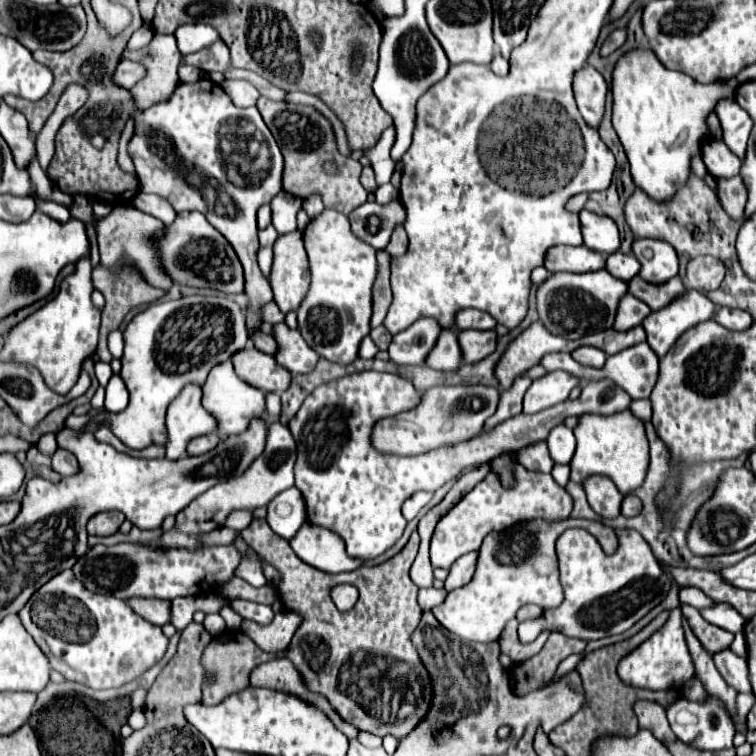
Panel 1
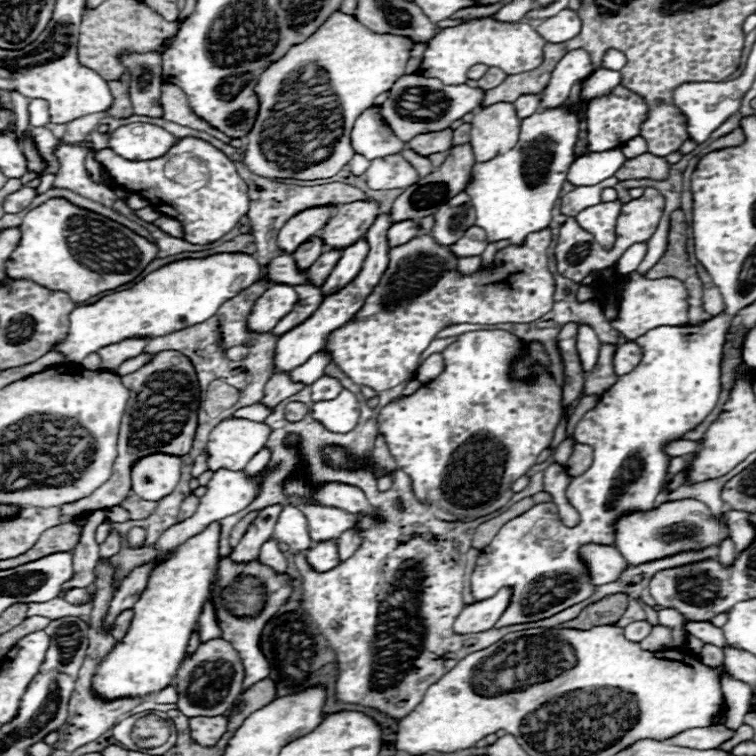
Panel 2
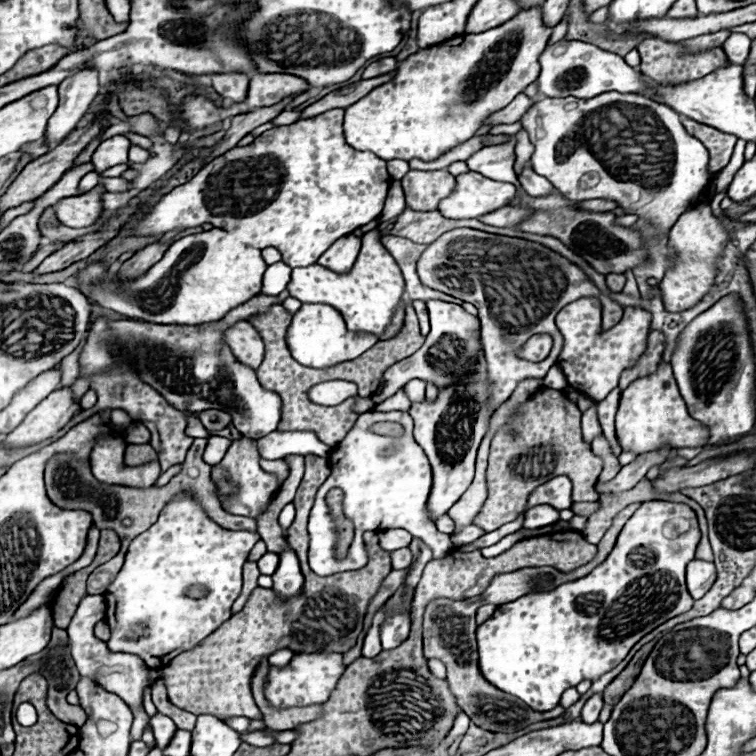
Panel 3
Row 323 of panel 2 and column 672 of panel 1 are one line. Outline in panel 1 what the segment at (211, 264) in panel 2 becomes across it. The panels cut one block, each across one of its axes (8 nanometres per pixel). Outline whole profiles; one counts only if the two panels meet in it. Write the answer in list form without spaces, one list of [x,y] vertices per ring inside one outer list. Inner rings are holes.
[[[634,50],[618,60],[612,76],[612,124],[626,150],[632,180],[640,190],[648,194],[648,198],[656,202],[670,202],[678,194],[678,190],[686,186],[692,174],[692,158],[696,154],[702,154],[702,142],[708,136],[706,118],[710,112],[714,112],[718,100],[736,94],[736,86],[736,78],[728,78],[714,84],[700,84],[682,72],[668,70],[662,62],[658,62],[658,58],[650,50]]]

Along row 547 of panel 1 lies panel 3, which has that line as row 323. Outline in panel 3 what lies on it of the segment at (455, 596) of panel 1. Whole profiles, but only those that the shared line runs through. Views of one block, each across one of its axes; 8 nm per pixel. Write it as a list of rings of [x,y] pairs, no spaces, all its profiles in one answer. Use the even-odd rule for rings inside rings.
[[[456,228],[444,232],[438,240],[428,244],[428,248],[418,258],[420,282],[432,290],[440,290],[448,296],[470,302],[478,308],[478,318],[482,324],[482,346],[490,380],[488,406],[498,408],[504,404],[516,386],[528,378],[544,380],[546,372],[556,364],[564,338],[554,324],[554,316],[562,306],[584,296],[598,298],[602,304],[602,332],[616,326],[622,318],[622,308],[586,278],[586,274],[570,264],[566,258],[544,248],[542,244],[528,242],[522,238],[488,234],[472,228]],[[546,332],[554,338],[554,348],[550,356],[538,364],[520,360],[516,350],[526,338]]]

